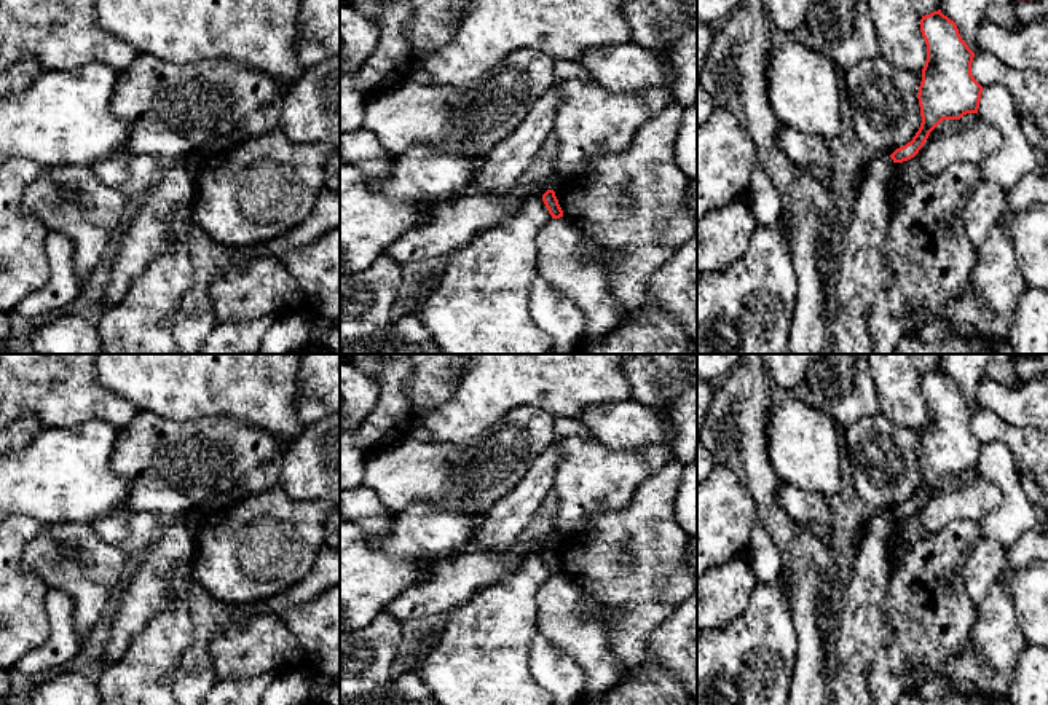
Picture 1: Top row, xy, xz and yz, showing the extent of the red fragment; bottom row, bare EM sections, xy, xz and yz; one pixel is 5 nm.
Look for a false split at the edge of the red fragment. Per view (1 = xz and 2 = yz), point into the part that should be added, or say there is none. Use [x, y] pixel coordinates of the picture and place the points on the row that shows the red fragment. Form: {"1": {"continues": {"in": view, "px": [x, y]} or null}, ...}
{"1": {"continues": null}, "2": {"continues": null}}

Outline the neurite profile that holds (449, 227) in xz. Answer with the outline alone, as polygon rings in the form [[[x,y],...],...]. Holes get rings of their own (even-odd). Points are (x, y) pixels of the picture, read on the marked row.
[[[546,174],[533,187],[517,185],[504,195],[466,195],[432,206],[424,222],[405,231],[384,255],[397,263],[410,263],[466,247],[479,233],[510,219],[525,199],[544,195]]]

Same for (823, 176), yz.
[[[812,164],[812,166],[802,166],[804,172],[823,183],[826,188],[833,187],[833,177],[834,171],[833,169],[825,169],[821,166]]]

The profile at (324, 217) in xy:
[[[324,188],[298,226],[268,242],[268,255],[282,258],[289,250],[311,244],[335,228],[340,228],[340,193]]]

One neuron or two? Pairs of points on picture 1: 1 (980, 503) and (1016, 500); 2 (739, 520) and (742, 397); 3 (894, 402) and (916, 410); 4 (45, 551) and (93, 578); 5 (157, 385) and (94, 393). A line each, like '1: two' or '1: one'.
1: two
2: two
3: one
4: one
5: two

